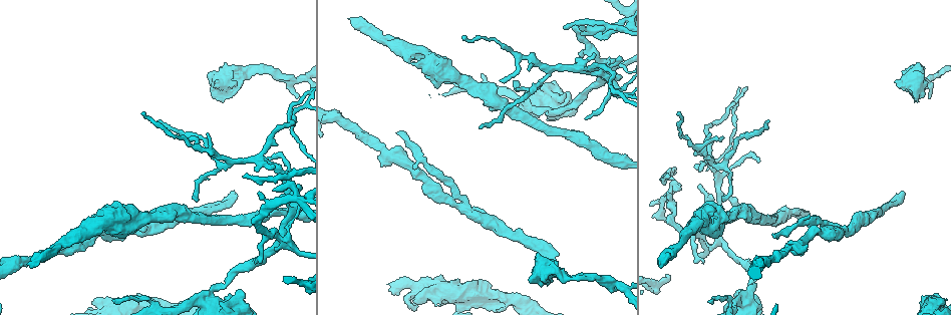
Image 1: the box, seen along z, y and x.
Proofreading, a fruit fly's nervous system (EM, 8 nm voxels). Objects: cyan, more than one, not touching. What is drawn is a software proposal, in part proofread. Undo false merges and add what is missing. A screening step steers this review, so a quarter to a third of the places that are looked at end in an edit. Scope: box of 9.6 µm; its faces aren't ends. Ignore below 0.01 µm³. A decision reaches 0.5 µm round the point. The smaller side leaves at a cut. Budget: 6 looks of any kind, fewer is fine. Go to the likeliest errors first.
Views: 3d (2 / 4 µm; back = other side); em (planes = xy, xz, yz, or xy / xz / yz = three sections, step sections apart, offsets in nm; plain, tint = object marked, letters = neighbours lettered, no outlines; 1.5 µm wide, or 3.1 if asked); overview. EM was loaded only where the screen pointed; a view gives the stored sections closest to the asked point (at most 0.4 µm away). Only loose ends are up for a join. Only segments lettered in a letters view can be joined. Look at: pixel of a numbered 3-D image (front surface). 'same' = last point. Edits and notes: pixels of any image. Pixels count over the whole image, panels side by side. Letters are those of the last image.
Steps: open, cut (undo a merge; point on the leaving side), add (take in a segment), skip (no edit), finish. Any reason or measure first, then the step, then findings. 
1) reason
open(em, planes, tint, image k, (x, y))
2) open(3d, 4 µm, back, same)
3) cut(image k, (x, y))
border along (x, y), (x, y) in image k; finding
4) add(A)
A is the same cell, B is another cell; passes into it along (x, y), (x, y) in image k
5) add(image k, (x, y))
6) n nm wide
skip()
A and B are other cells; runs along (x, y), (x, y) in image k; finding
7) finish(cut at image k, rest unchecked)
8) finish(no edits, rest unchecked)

sharp bend
open(3d, 4 µm, image 1, (292, 199))

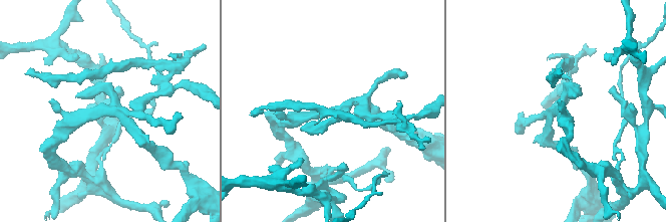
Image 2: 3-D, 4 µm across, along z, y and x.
now the EM
open(em, xy, step 8, tint, image 2, (109, 108))

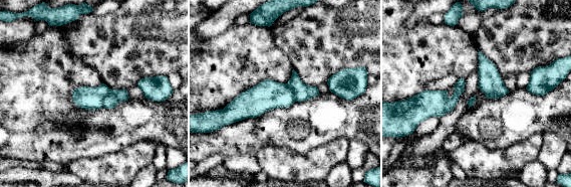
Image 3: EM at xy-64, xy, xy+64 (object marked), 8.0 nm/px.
open(em, planes, letters, same)

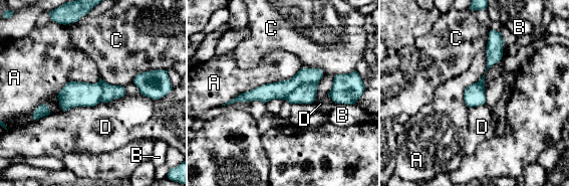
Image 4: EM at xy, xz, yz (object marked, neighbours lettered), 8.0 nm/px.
170 nm wide
cut(image 4, (305, 94))
A, B, C and D are other cells; border along (317, 81), (299, 84), (285, 99) in image 4; two neurons meet here

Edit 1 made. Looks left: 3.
two arms in line, one across
open(3d, 4 µm, image 1, (847, 230))

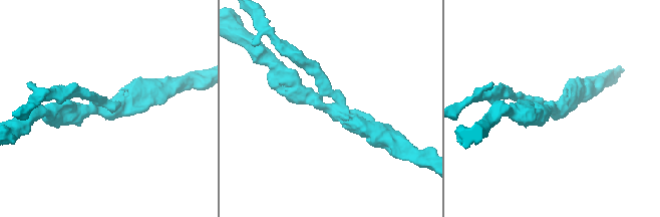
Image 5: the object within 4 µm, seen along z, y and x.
3 arms; arms of 180, 320, 340 nm
open(em, planes, letters, image 5, (110, 111))

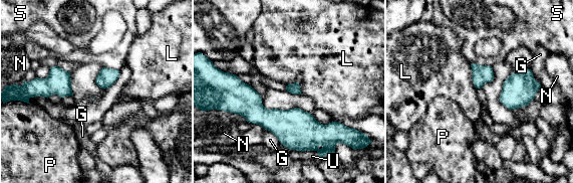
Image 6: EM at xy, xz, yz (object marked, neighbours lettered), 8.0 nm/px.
90 nm wide
skip()
G, L, N, P, S and U are other cells; border along (470, 63), (472, 81), (476, 88) in image 6; continuous, no second neuron

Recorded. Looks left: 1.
finish(cut at image 4, rest unchecked)

